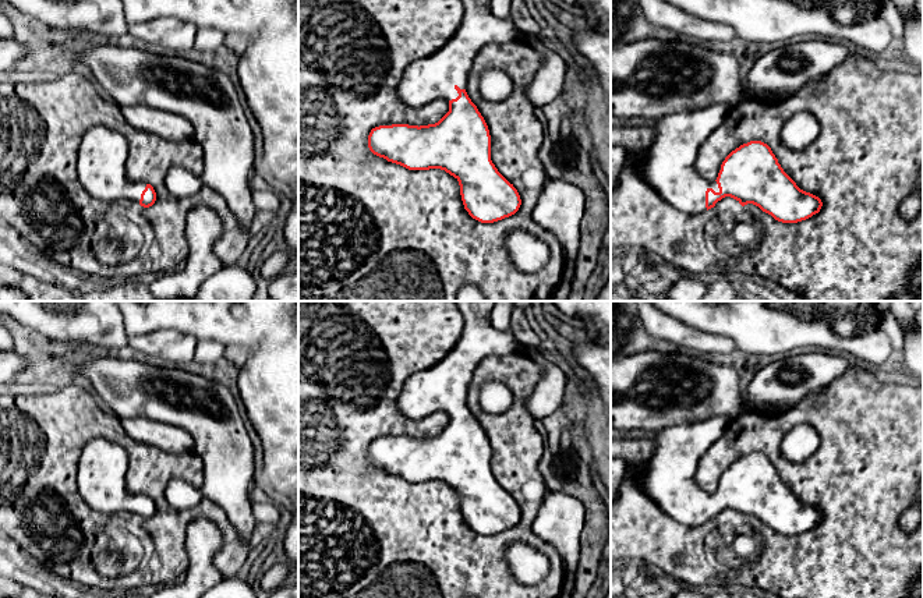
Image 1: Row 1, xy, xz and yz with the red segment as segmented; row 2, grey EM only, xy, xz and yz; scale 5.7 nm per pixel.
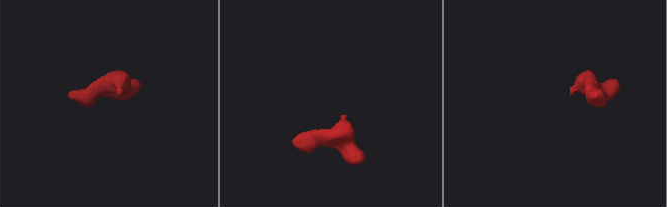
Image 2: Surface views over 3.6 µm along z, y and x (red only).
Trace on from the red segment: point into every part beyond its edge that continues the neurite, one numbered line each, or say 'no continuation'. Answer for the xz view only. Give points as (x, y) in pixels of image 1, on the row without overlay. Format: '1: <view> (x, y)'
1: xz (424, 392)

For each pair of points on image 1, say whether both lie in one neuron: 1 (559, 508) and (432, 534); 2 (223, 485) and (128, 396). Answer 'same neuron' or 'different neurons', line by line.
1: different neurons
2: same neuron

